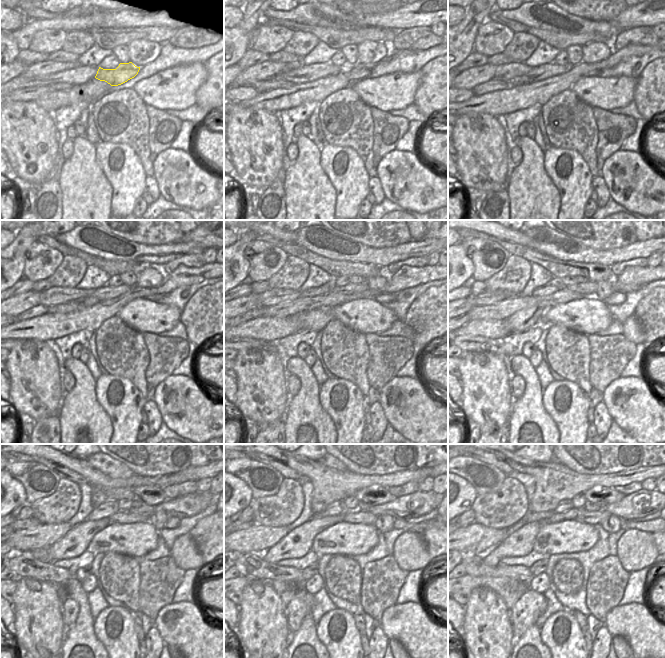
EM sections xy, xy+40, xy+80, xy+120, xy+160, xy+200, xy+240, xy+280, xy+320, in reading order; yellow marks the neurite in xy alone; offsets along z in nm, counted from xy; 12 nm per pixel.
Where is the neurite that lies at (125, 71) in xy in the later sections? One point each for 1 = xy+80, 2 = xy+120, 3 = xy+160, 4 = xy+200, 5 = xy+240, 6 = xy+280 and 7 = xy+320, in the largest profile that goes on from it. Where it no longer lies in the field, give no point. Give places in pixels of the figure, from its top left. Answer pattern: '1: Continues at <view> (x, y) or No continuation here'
1: Continues at xy+80 (594, 73)
2: Continues at xy+120 (155, 297)
3: Continues at xy+160 (382, 298)
4: Continues at xy+200 (617, 298)
5: Continues at xy+240 (172, 523)
6: Continues at xy+280 (419, 528)
7: Continues at xy+320 (651, 527)

